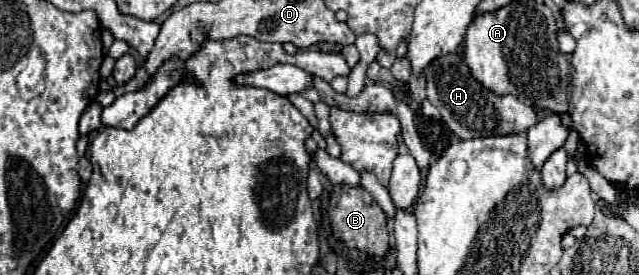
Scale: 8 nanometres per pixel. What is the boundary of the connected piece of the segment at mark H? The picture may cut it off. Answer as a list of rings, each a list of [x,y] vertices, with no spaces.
[[[449,54],[431,62],[425,70],[427,78],[427,100],[435,104],[449,128],[463,140],[483,136],[505,136],[527,132],[537,124],[537,114],[531,106],[521,104],[515,96],[497,96],[483,88],[469,72],[463,56]]]

